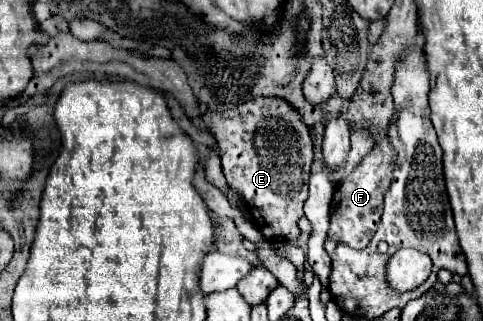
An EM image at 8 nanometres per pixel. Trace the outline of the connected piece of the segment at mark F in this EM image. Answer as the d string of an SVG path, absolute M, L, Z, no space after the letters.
M380 138L376 150L366 154L360 166L356 166L354 172L336 188L330 212L328 240L338 244L354 244L354 250L364 250L370 244L382 216L384 192L392 180L392 158L396 158L396 154L392 154L392 146Z

